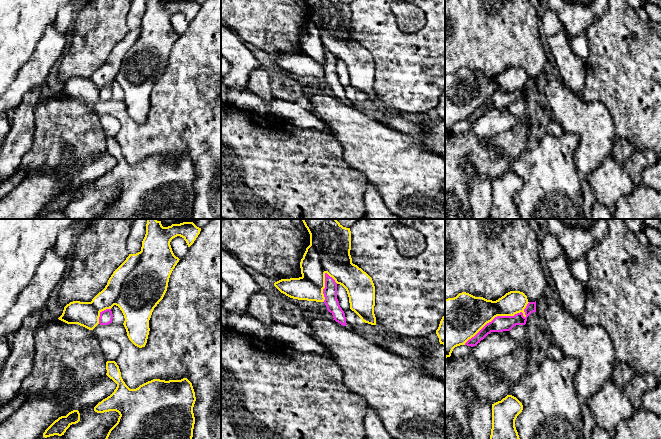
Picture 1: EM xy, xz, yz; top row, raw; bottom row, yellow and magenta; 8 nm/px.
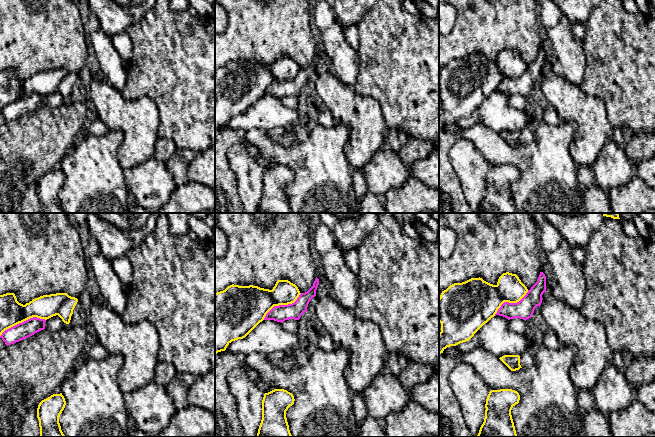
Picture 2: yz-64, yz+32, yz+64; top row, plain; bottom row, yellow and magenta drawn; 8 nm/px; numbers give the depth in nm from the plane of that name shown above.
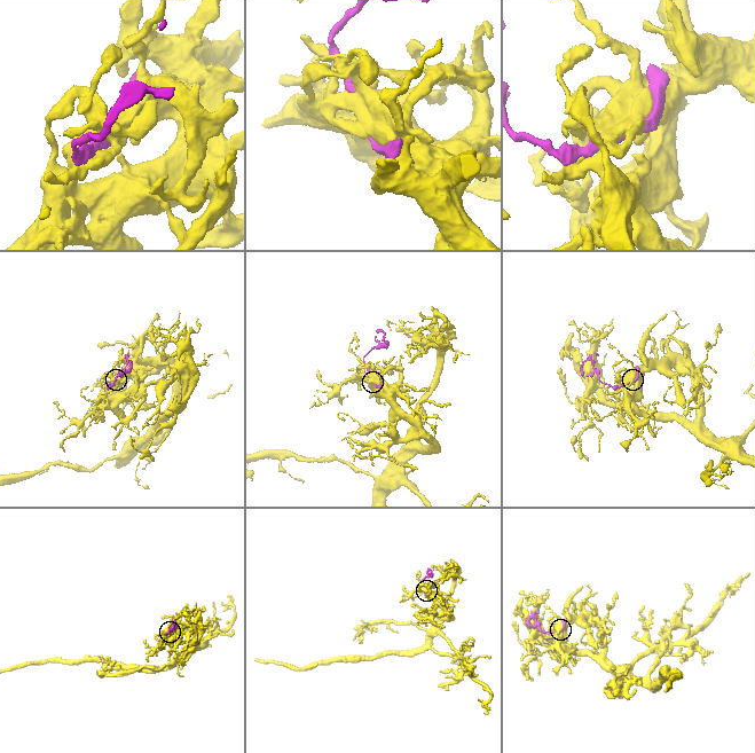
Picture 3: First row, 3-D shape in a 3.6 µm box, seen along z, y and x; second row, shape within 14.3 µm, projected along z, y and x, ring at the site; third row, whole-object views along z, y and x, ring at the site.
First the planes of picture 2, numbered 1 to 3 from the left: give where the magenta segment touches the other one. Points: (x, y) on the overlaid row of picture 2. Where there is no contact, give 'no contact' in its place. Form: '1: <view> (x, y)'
1: yz-64 (22, 321)
2: yz+32 (281, 304)
3: yz+64 (510, 302)

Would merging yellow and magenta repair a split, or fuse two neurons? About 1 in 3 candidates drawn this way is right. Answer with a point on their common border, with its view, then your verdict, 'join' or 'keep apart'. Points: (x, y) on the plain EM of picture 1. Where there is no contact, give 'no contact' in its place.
contact yz (498, 91); keep apart

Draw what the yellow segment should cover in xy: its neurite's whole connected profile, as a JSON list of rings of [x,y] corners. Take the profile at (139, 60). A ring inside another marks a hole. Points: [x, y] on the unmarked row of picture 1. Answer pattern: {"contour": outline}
{"contour": [[[146,0],[146,10],[142,17],[141,27],[129,30],[126,36],[113,48],[105,64],[91,78],[73,77],[64,83],[59,96],[67,100],[78,100],[93,106],[99,100],[100,89],[111,85],[114,81],[122,87],[123,99],[129,116],[137,123],[145,123],[149,111],[149,96],[154,84],[163,75],[170,51],[179,38],[172,27],[170,18],[173,14],[182,13],[190,23],[201,4],[195,0],[172,0],[163,3],[162,0]]]}

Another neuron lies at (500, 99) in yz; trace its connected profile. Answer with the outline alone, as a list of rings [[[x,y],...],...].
[[[536,77],[529,78],[522,88],[515,90],[514,92],[497,92],[491,98],[487,99],[474,113],[469,115],[465,121],[476,122],[481,116],[483,116],[491,108],[503,108],[510,107],[516,101],[525,101],[527,93],[536,88]]]

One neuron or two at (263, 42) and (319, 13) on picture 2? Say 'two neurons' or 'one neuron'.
two neurons

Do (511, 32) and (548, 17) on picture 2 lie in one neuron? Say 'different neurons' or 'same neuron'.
different neurons

